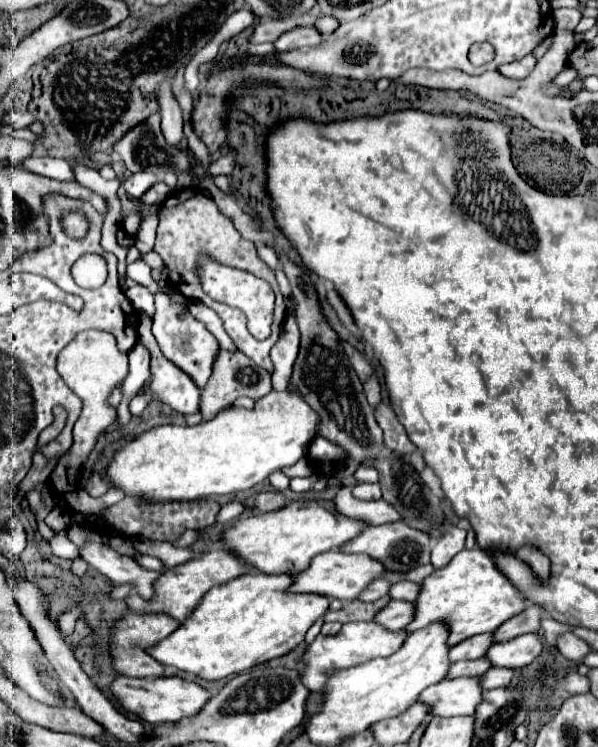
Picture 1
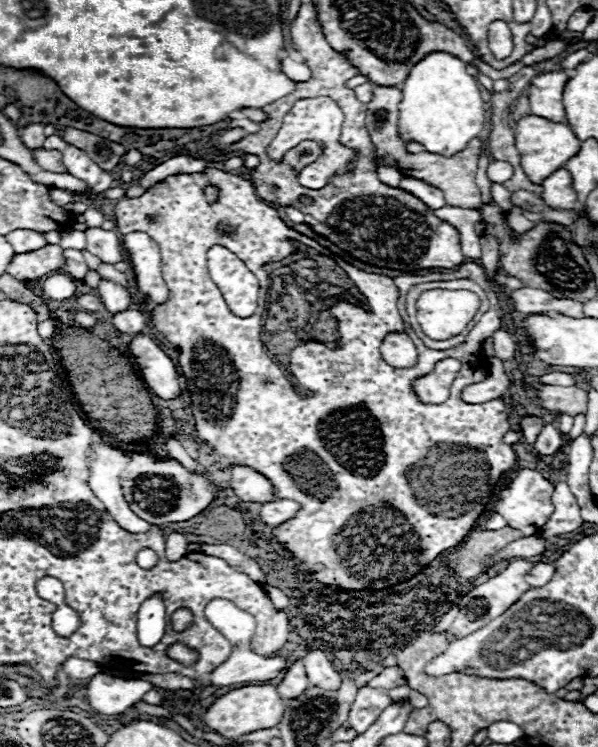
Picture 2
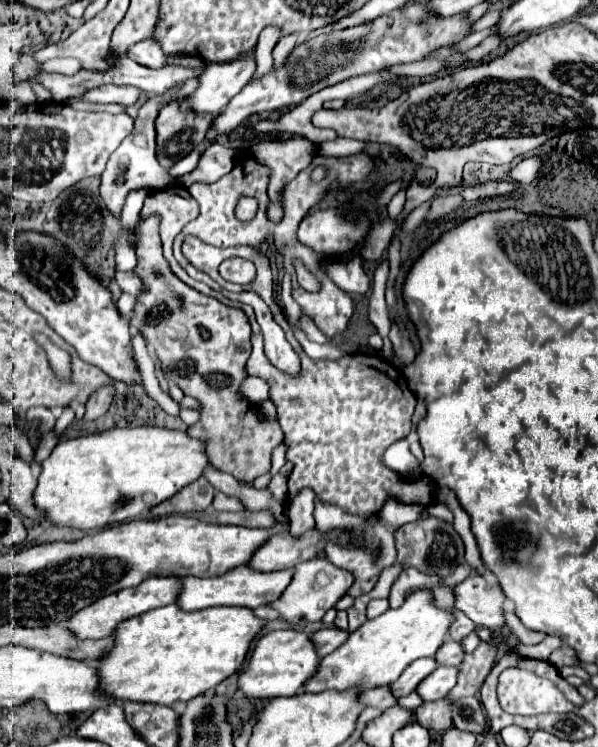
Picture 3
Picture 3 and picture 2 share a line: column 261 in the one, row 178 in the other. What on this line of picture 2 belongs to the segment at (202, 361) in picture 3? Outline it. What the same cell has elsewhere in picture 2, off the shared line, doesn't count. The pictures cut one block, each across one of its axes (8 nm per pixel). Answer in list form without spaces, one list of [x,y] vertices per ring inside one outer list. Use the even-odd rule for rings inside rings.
[[[374,86],[372,100],[368,102],[368,116],[366,116],[366,128],[370,134],[370,140],[374,144],[376,152],[376,164],[386,164],[396,168],[402,176],[418,178],[424,180],[426,184],[440,188],[444,192],[446,204],[448,206],[458,206],[458,208],[478,208],[480,206],[480,190],[474,182],[476,170],[478,170],[478,158],[482,152],[484,142],[480,138],[472,140],[468,148],[452,158],[444,156],[434,156],[430,152],[418,152],[412,154],[404,148],[400,136],[398,136],[398,104],[402,100],[400,88],[390,88],[390,86]]]

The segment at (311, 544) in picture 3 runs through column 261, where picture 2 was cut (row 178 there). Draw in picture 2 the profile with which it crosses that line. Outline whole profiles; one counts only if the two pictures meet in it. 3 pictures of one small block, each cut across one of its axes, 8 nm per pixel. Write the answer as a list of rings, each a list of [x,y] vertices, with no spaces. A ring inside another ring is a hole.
[[[560,168],[552,176],[548,176],[542,184],[542,200],[548,202],[554,210],[574,210],[576,208],[576,192],[572,186],[572,176],[566,168]]]

